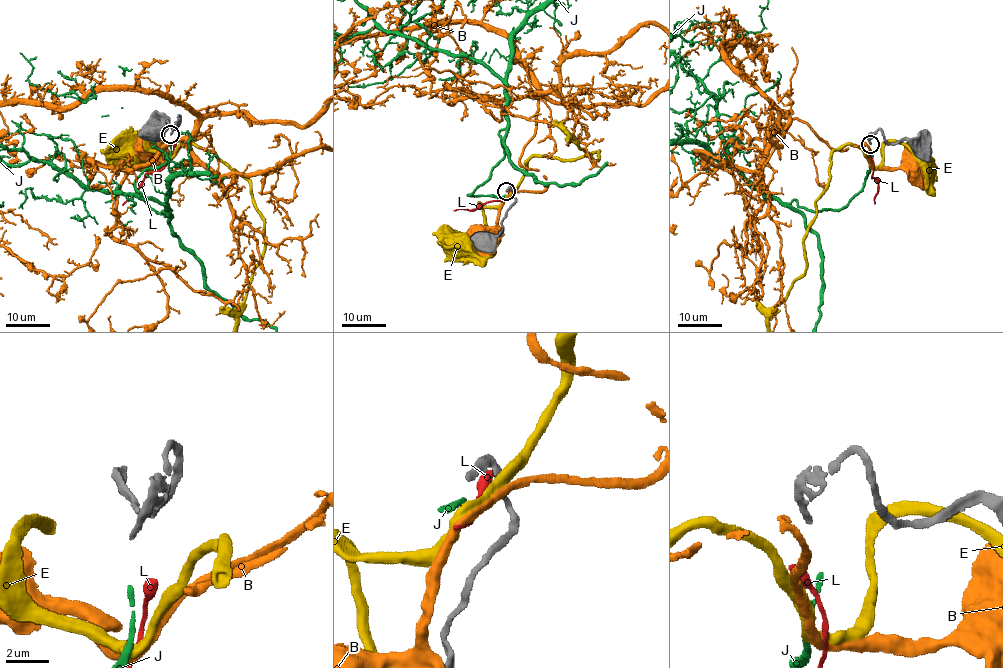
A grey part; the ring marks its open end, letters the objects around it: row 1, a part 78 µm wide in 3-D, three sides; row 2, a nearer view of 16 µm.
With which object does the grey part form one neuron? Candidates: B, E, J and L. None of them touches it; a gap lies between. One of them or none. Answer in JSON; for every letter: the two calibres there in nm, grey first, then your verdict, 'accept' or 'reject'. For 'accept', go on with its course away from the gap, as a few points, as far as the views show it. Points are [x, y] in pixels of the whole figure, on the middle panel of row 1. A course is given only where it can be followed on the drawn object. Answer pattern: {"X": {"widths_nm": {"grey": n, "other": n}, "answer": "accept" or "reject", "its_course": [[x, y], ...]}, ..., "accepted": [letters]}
{"B": {"widths_nm": {"grey": 280, "other": 360}, "answer": "reject"}, "E": {"widths_nm": {"grey": 280, "other": 480}, "answer": "reject"}, "J": {"widths_nm": {"grey": 280, "other": 260}, "answer": "accept"}, "L": {"widths_nm": {"grey": 280, "other": 550}, "answer": "reject"}, "accepted": ["J"]}

